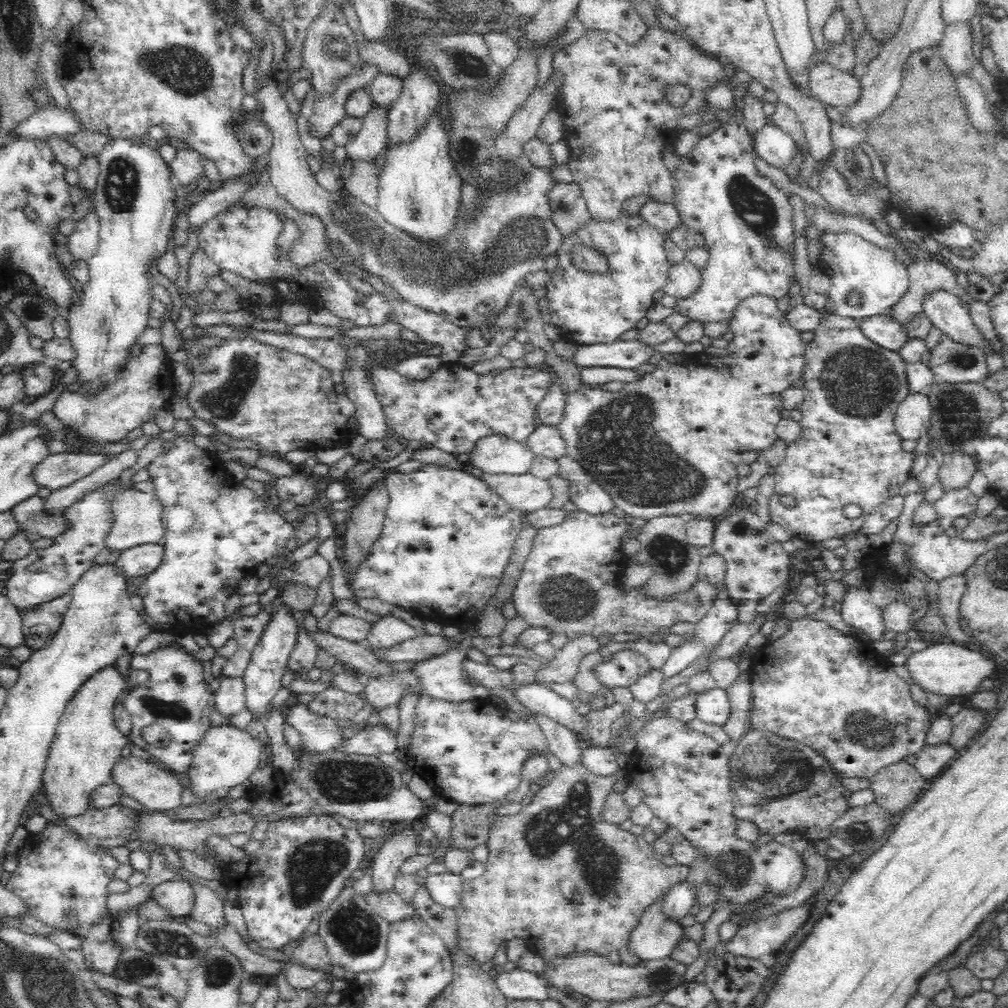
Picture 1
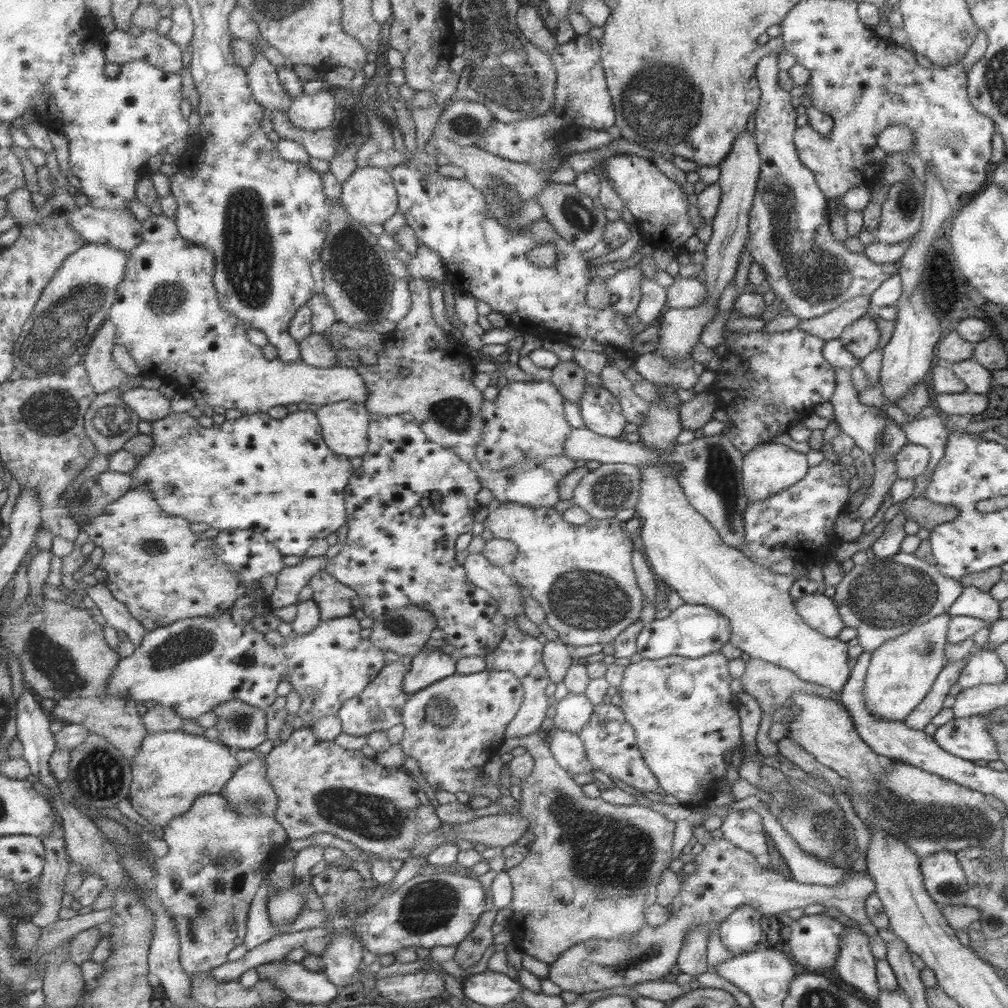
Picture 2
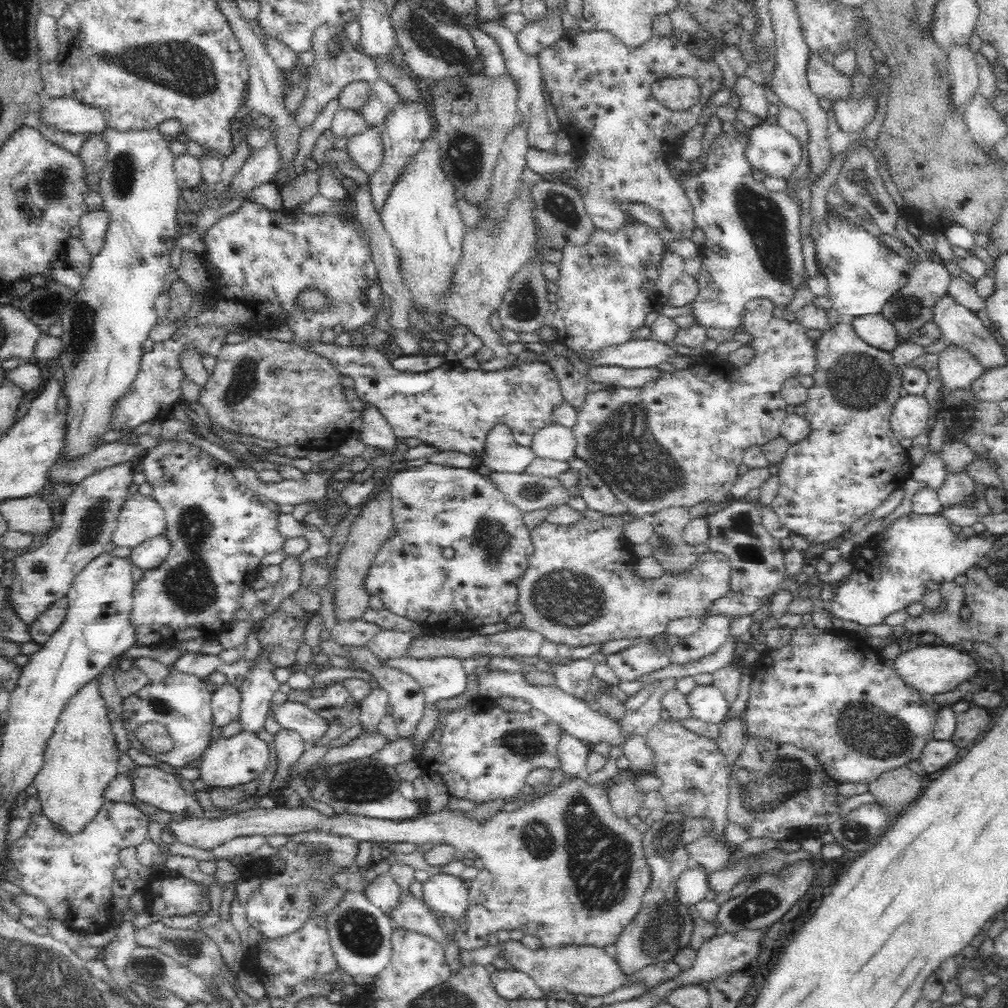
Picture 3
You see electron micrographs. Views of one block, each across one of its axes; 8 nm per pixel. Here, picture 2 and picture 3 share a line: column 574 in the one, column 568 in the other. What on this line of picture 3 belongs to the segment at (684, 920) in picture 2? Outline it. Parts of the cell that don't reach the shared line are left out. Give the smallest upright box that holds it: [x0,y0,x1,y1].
[460,939,683,998]

